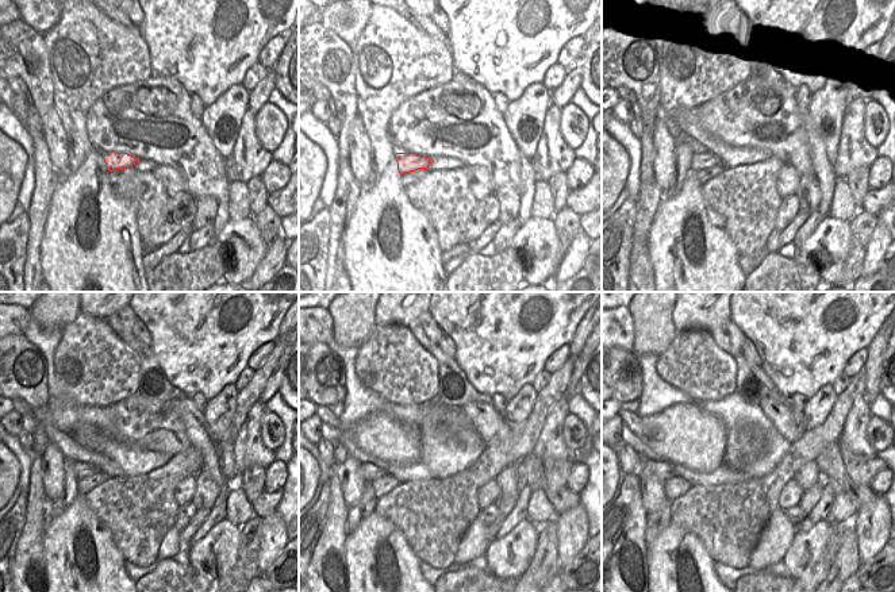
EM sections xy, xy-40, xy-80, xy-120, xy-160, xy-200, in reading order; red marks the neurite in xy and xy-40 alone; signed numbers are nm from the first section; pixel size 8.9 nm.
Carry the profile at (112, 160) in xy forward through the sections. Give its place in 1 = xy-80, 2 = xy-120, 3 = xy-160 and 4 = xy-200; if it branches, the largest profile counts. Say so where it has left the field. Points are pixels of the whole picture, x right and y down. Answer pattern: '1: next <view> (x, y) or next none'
1: next xy-80 (699, 161)
2: next xy-120 (80, 469)
3: next xy-160 (369, 472)
4: next xy-200 (663, 469)

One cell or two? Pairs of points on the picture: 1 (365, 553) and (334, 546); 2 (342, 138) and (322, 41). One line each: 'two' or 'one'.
1: two
2: one

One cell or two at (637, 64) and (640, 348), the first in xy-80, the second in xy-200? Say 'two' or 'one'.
two

